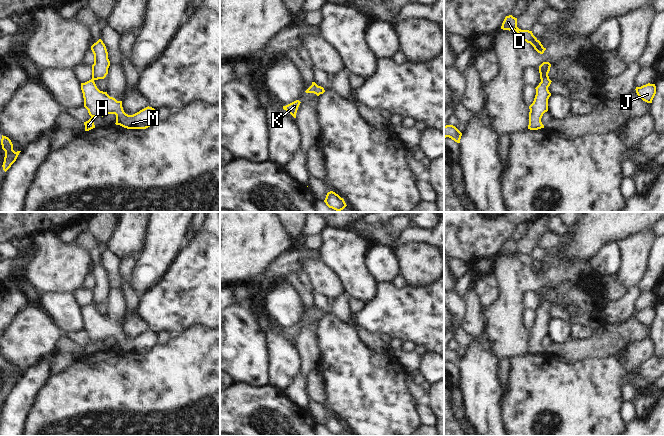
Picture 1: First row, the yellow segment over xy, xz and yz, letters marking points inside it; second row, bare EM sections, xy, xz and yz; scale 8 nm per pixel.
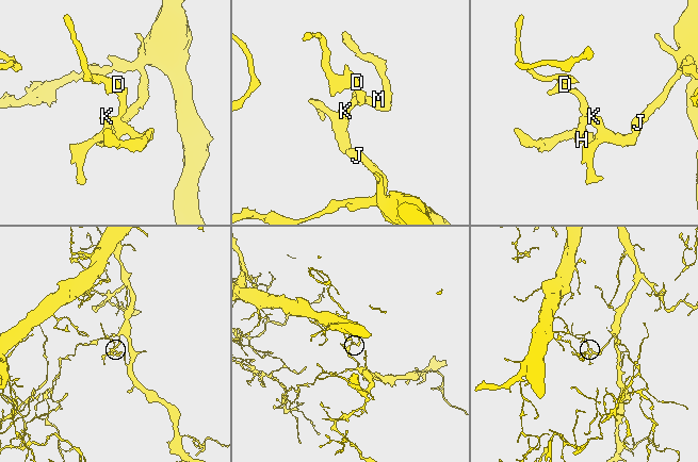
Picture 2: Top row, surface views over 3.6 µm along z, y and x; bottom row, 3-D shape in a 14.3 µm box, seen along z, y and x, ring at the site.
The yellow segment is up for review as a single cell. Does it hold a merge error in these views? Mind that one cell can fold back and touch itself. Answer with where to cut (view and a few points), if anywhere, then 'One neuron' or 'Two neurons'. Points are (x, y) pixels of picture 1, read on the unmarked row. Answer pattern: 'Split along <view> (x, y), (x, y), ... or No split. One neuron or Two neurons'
No split. One neuron.

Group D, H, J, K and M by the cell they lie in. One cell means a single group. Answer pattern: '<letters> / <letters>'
D H J K M

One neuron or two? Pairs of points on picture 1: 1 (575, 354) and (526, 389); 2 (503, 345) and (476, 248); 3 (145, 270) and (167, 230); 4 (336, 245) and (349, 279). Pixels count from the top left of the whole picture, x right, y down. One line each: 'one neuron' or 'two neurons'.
1: two neurons
2: two neurons
3: one neuron
4: one neuron

